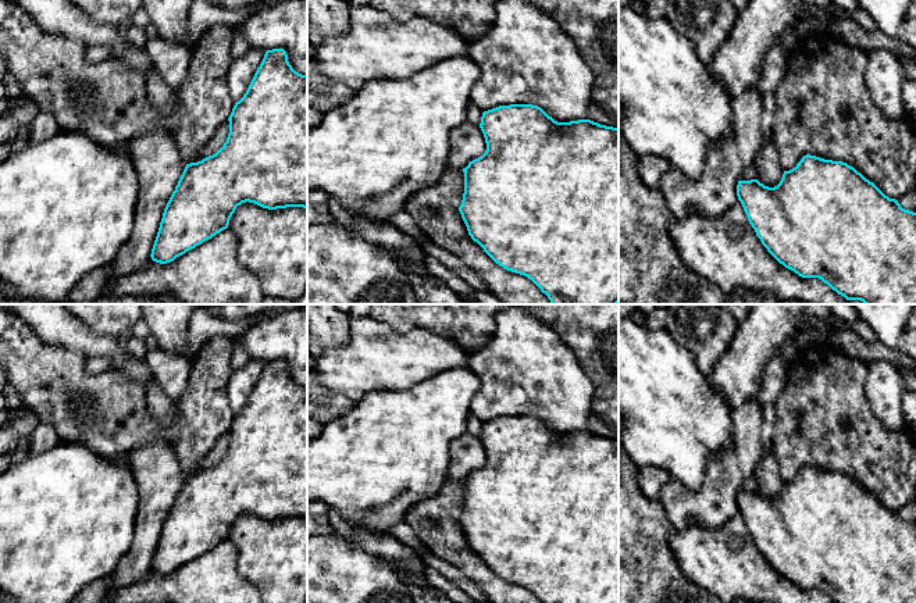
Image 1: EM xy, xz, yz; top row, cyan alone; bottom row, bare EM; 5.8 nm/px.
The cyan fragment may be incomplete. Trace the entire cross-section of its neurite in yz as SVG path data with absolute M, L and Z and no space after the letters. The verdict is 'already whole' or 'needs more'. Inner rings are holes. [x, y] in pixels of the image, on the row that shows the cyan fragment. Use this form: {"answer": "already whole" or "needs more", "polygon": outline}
{"answer": "already whole", "polygon": "M806 154L795 168L784 171L777 186L738 181L737 196L762 245L785 268L802 278L821 279L847 300L916 304L916 213L902 208L853 167Z"}

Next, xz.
{"answer": "already whole", "polygon": "M532 104L499 106L484 111L480 128L486 150L463 168L464 193L459 207L471 239L496 264L531 279L552 304L619 304L619 128L600 125L591 119L557 122L541 107Z"}

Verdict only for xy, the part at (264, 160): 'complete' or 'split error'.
complete

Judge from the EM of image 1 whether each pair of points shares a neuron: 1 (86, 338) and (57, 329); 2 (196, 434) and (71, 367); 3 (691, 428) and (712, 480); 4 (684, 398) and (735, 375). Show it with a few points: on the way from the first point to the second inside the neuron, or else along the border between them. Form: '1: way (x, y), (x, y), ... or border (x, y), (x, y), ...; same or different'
1: way (79, 338), (64, 329); same
2: way (166, 434), (159, 430), (127, 423), (102, 398); same
3: border (730, 442), (709, 456), (704, 484), (698, 492); different
4: border (705, 375), (706, 381), (722, 395), (731, 410); different

